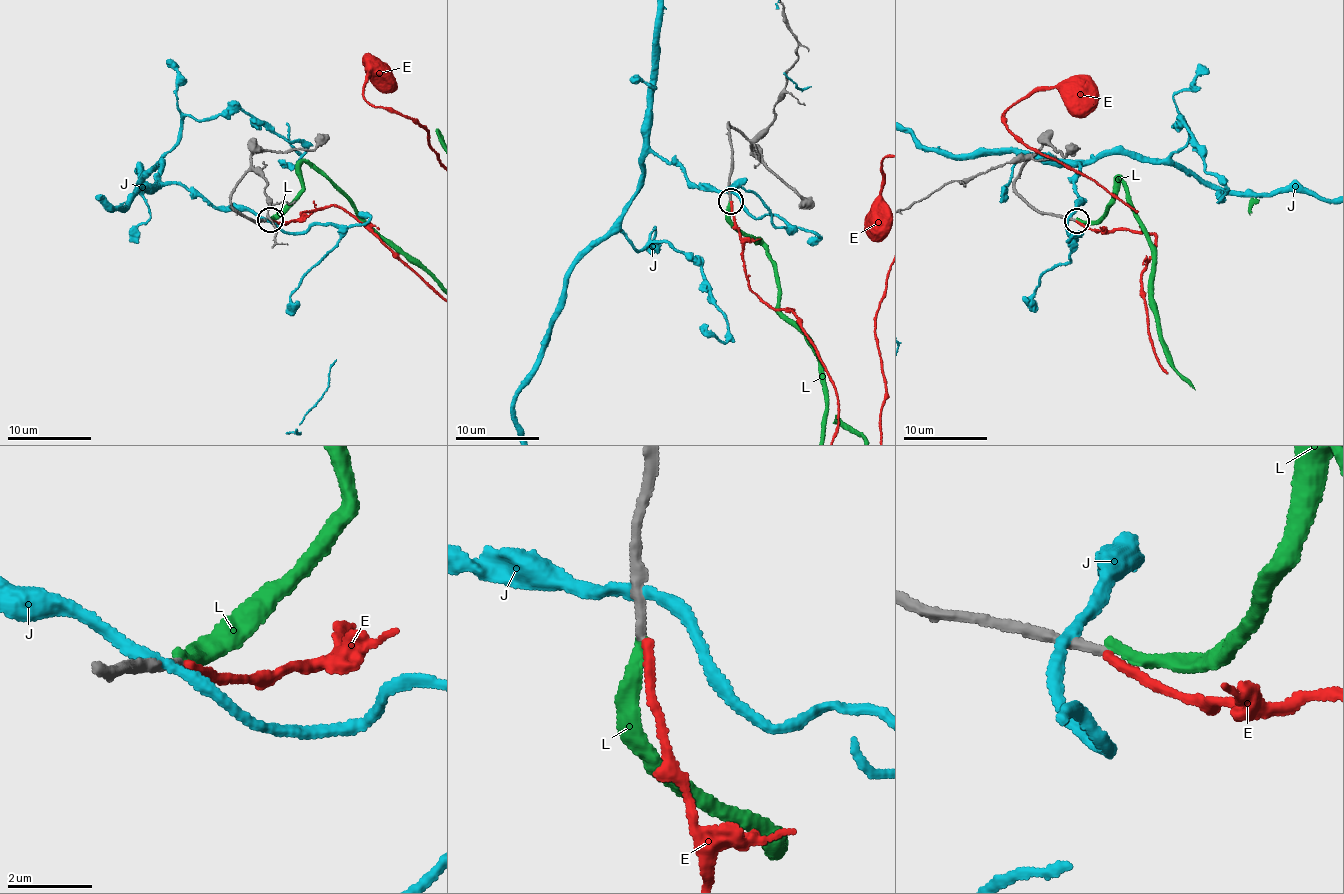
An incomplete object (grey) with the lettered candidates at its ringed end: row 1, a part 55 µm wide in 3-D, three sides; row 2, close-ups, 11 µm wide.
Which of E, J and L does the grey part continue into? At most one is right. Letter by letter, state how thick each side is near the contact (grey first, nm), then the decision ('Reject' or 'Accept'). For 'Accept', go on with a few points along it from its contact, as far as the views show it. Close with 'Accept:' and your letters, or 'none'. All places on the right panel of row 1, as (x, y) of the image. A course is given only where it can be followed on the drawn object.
E: Thickness 240 nm (grey) against 200 nm. Reject
J: Thickness 340 nm (grey) against 240 nm. Reject
L: Thickness 240 nm (grey) against 280 nm. Reject
Accept: none

